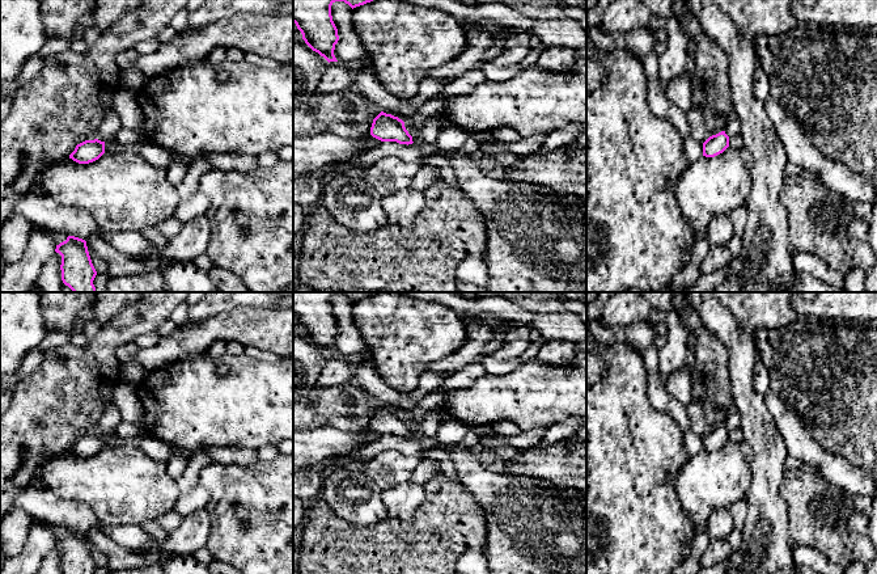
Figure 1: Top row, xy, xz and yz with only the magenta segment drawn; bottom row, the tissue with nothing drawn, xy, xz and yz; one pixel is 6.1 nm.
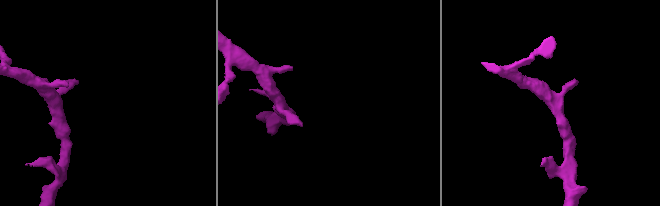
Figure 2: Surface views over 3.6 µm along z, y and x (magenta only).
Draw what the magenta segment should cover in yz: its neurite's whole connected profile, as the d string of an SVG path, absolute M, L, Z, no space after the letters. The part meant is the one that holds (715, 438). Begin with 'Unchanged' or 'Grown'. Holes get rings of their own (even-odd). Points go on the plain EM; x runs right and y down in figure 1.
Unchanged. M721 425L716 429L709 430L703 436L703 450L715 451L723 447L729 440L729 430L725 425Z

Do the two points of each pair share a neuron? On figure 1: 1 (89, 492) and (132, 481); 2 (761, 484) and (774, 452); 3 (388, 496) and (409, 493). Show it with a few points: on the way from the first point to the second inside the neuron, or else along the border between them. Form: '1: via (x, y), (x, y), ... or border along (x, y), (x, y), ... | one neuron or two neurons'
1: via (100, 482), (122, 482) | one neuron
2: via (767, 476), (769, 460) | one neuron
3: via (393, 496), (403, 496) | one neuron

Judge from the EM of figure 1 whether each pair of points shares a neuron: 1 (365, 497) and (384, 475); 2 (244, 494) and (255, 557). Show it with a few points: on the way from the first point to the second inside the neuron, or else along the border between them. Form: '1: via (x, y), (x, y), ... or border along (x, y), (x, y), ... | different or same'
1: border along (364, 471), (381, 490) | different
2: via (253, 510), (255, 513), (255, 541) | same

